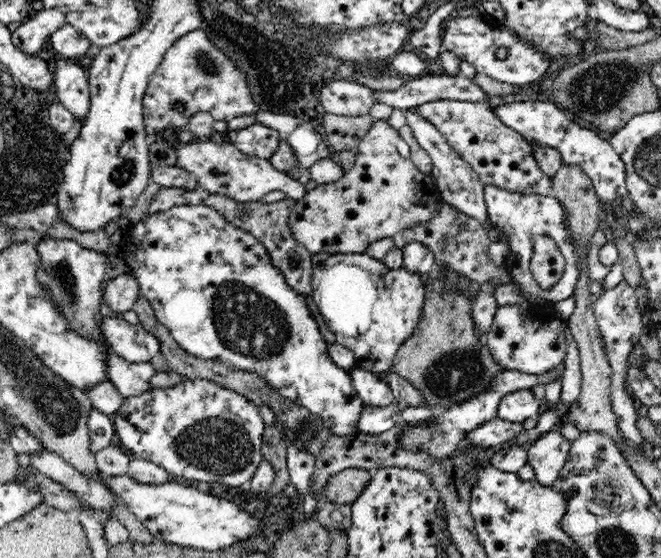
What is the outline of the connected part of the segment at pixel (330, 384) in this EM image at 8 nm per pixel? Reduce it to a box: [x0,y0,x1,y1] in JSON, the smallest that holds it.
[118,205,365,436]

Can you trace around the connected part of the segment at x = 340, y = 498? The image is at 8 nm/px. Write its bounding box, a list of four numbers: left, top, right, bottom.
[323,468,370,506]

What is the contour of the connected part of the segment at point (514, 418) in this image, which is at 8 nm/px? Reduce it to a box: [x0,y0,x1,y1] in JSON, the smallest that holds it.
[497,390,544,424]

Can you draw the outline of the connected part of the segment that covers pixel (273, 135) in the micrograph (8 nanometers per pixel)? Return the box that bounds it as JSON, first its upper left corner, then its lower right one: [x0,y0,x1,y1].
[226,123,280,159]

